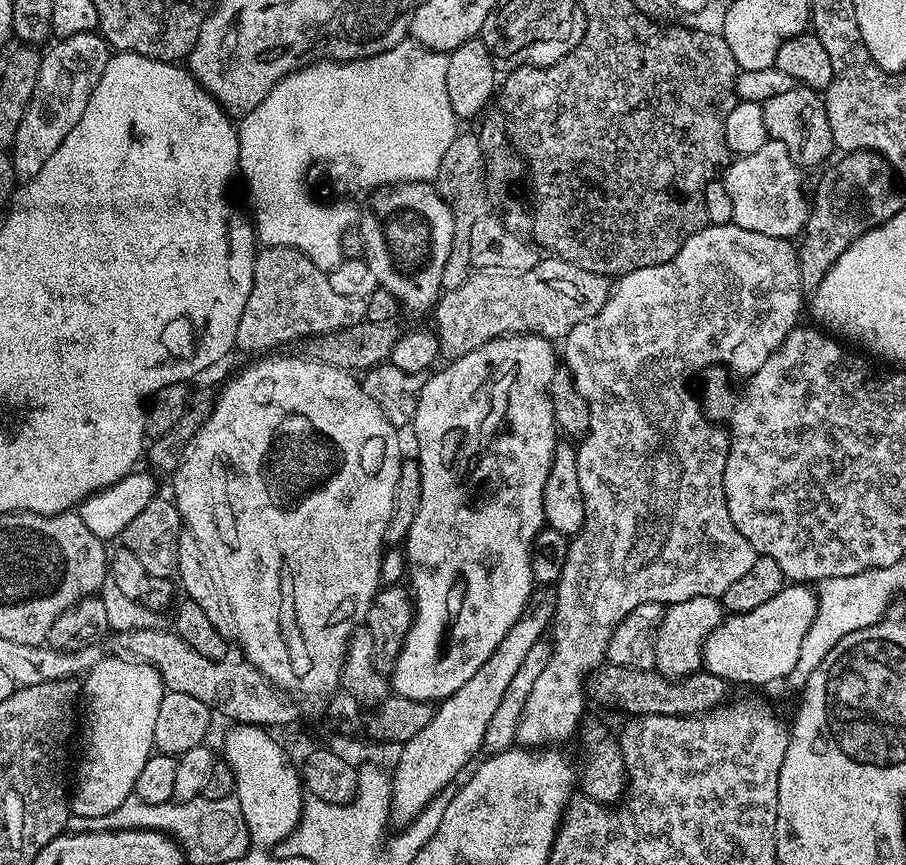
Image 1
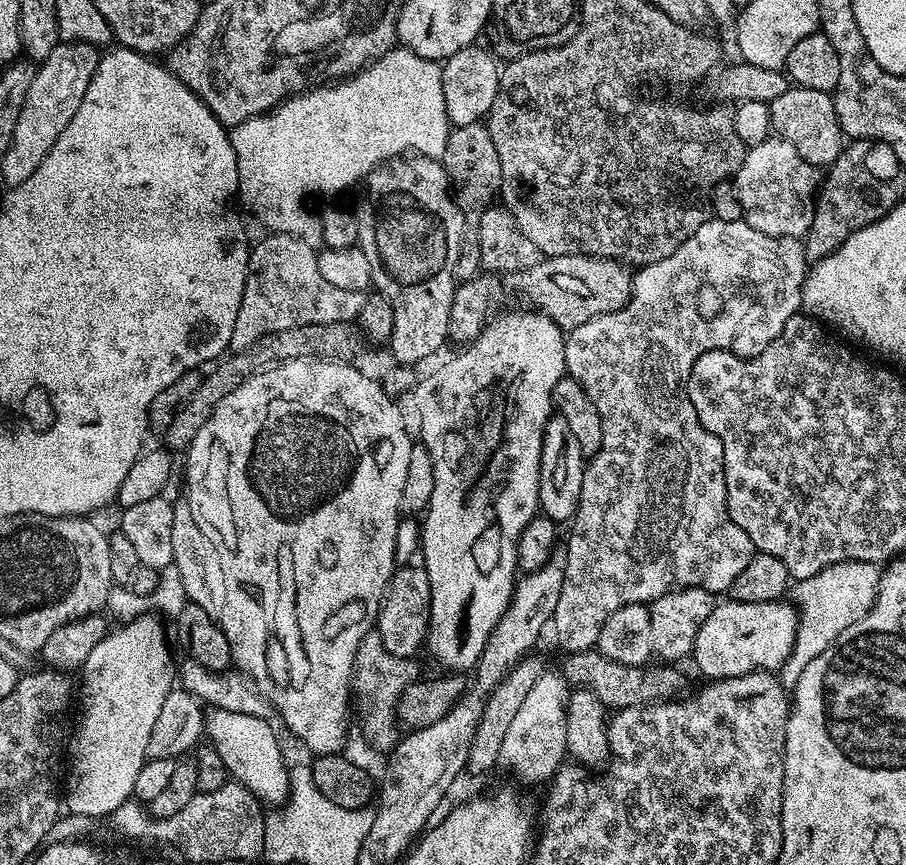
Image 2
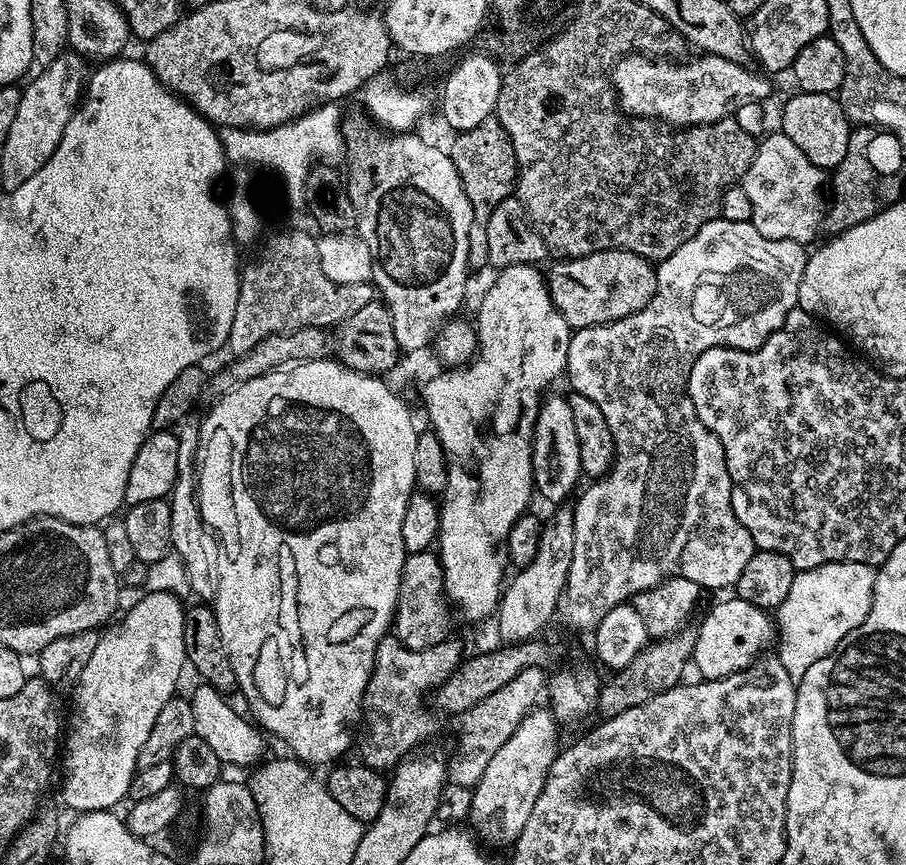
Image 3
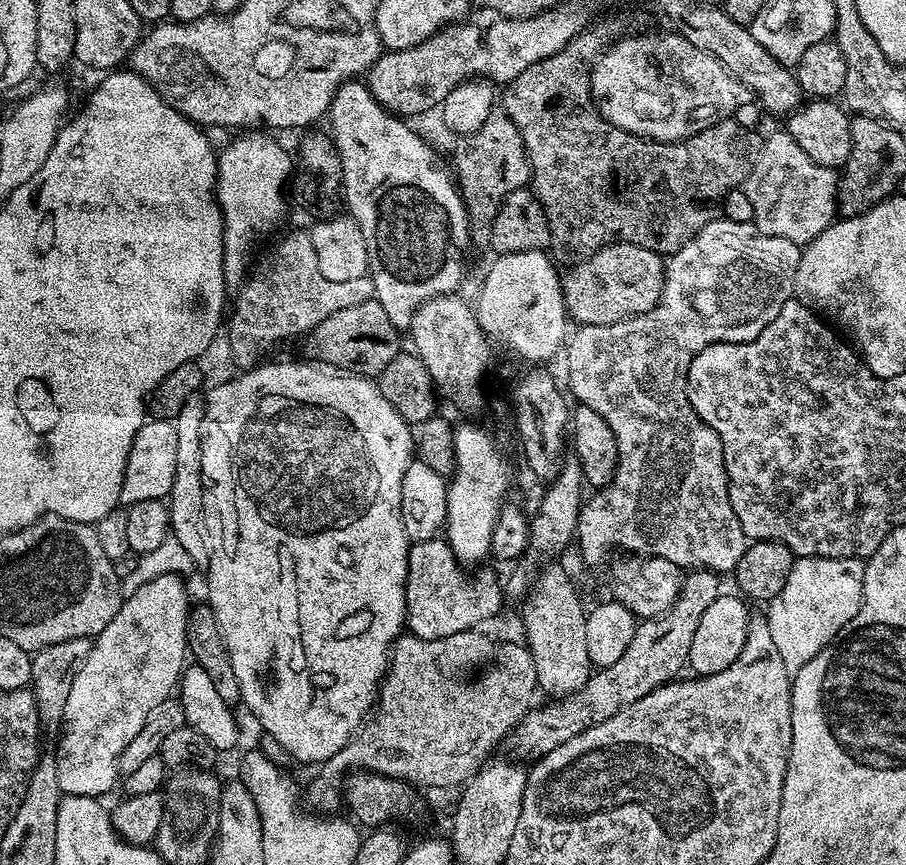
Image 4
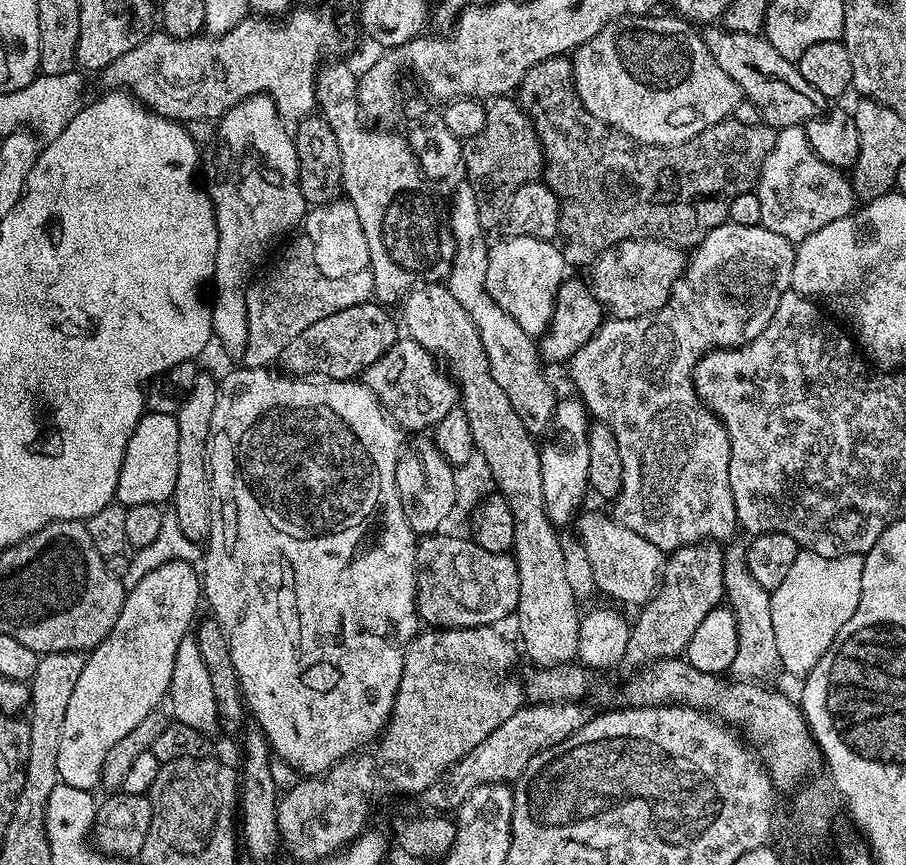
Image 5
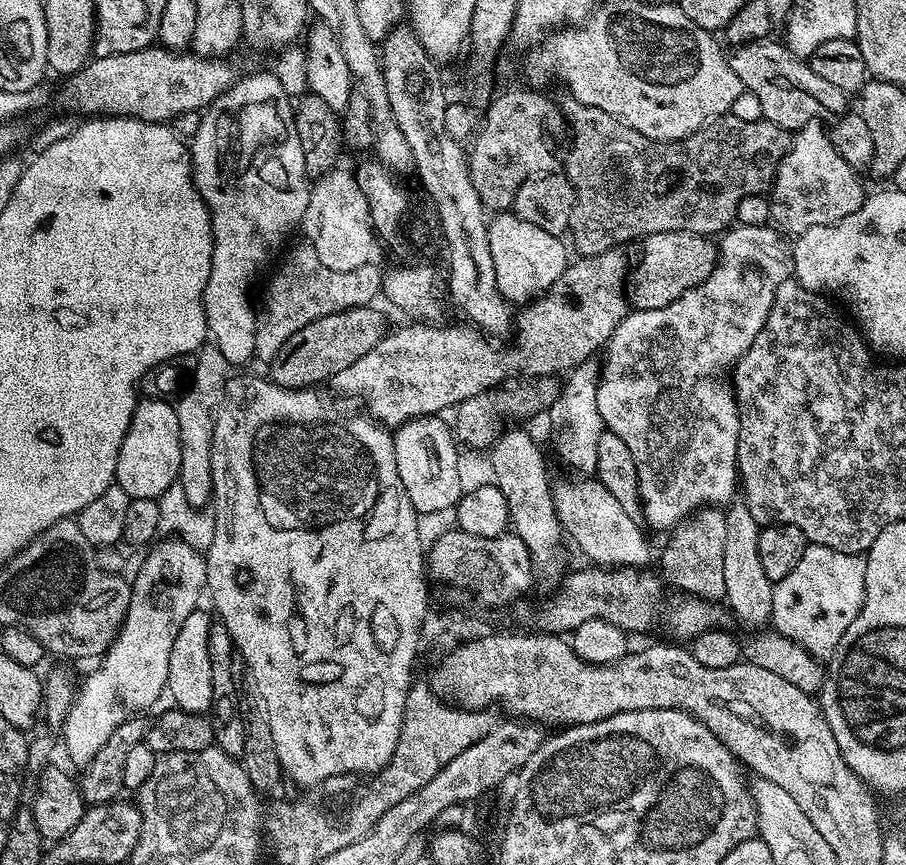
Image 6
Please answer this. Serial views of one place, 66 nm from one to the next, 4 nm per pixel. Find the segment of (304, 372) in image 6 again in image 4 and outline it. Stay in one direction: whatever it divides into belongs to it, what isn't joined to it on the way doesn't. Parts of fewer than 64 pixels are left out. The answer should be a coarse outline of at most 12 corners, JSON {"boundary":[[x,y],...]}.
{"boundary":[[373,298],[307,333],[321,365],[376,378],[401,355]]}

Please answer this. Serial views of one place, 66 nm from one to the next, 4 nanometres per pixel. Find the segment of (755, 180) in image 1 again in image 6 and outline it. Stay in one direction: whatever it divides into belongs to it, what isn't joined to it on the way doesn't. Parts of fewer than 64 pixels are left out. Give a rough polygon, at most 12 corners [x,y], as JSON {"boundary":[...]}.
{"boundary":[[795,129],[772,180],[771,223],[800,236],[866,199],[832,137]]}

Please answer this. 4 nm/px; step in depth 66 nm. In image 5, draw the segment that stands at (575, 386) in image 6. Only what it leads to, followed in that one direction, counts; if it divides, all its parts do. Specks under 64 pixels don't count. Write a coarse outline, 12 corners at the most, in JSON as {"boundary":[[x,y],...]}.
{"boundary":[[561,399],[541,451],[545,514],[571,525],[589,495],[590,413]]}

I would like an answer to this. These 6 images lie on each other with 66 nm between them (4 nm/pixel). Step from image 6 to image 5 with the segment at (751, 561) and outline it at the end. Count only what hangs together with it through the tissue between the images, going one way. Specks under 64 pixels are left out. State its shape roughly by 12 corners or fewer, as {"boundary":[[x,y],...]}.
{"boundary":[[745,545],[724,554],[724,595],[738,626],[733,677],[781,671],[772,593]]}

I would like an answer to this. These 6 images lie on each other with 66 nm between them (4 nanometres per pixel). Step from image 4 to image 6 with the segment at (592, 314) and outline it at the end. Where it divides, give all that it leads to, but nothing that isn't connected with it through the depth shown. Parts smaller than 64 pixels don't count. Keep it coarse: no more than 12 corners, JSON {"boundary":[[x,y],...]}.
{"boundary":[[693,232],[643,237],[631,307],[665,308],[701,284],[718,248]]}

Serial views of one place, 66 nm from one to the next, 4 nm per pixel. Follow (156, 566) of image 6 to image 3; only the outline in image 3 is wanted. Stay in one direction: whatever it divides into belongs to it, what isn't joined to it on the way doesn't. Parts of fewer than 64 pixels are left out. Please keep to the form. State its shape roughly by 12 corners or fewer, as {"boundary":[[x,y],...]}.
{"boundary":[[145,591],[101,635],[62,740],[73,813],[128,796],[186,672],[184,610]]}

